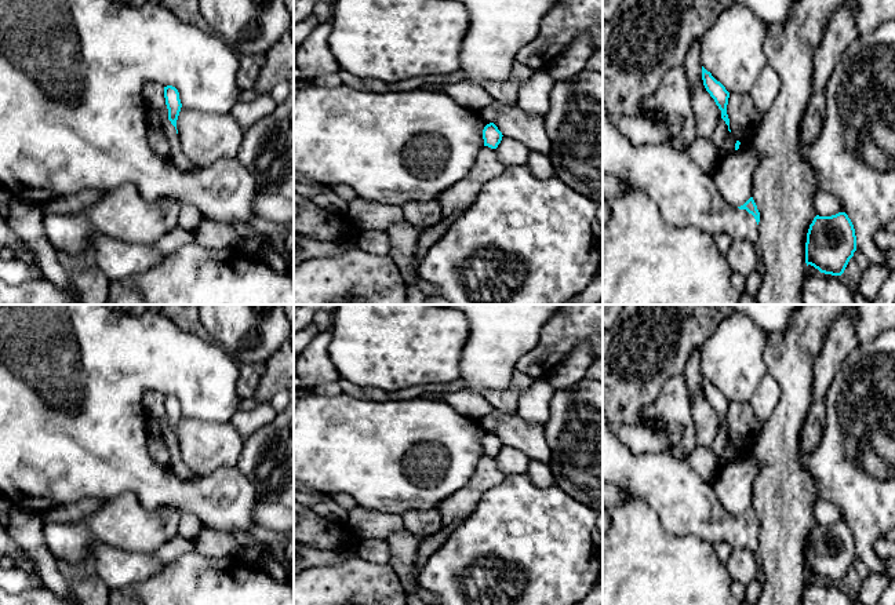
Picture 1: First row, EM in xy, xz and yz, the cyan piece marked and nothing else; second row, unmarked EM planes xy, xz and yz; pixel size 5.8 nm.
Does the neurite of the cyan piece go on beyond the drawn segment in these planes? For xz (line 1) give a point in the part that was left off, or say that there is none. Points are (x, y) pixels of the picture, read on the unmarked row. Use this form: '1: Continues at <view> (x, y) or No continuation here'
1: No continuation here

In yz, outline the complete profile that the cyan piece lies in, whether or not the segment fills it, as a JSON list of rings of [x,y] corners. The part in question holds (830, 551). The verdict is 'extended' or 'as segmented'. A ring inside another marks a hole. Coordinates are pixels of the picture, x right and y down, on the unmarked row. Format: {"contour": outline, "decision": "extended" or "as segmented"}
{"contour": [[[845,521],[814,526],[807,542],[807,575],[825,583],[841,584],[855,560],[855,537]]], "decision": "as segmented"}

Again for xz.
{"contour": [[[494,431],[487,433],[483,438],[484,455],[488,455],[491,458],[498,456],[498,453],[502,449],[502,445],[503,445],[502,441]]], "decision": "as segmented"}

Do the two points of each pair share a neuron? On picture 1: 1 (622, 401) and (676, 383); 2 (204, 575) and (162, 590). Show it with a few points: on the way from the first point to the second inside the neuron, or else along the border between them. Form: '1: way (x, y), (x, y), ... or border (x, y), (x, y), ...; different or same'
1: border (683, 372), (673, 376), (659, 396), (640, 411); different
2: way (193, 586), (189, 590), (173, 590); same

